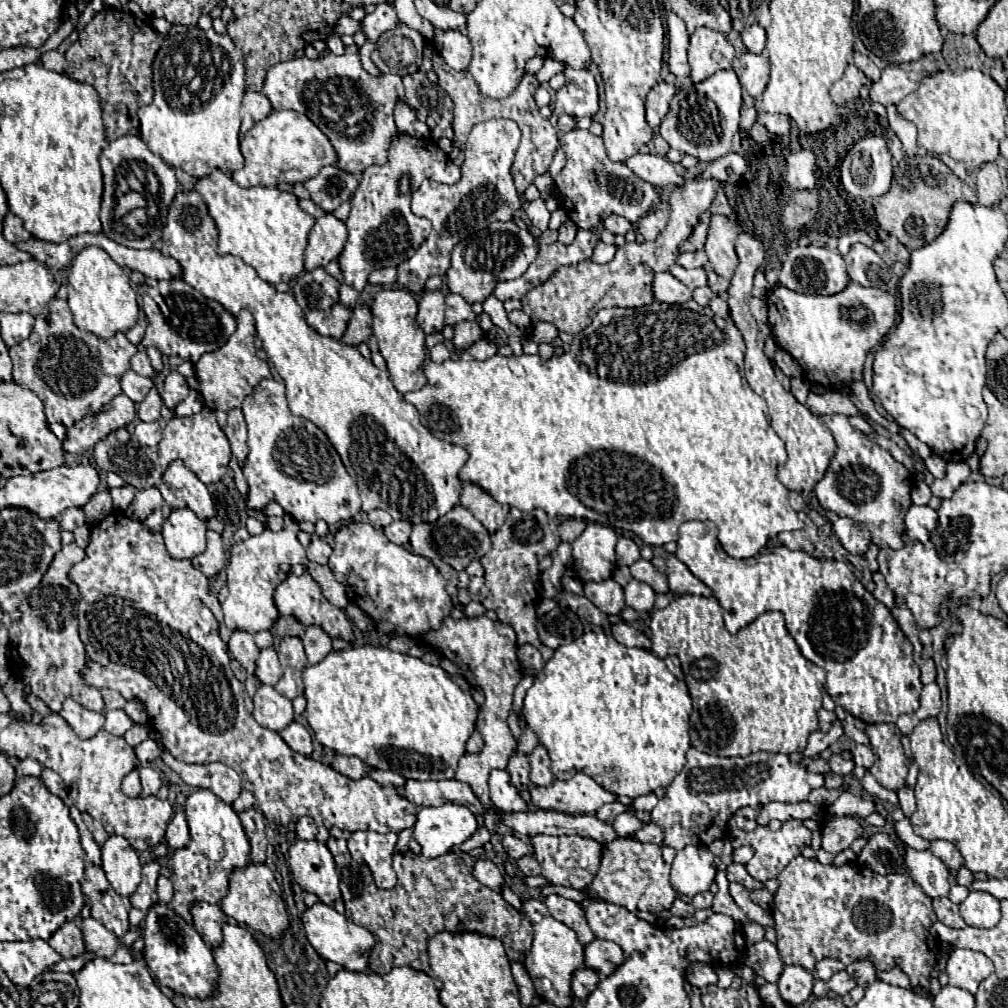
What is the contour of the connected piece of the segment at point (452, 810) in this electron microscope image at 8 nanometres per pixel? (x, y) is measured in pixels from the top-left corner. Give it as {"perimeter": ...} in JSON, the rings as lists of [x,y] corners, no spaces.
{"perimeter":[[[443,804],[437,808],[421,808],[413,826],[413,838],[421,844],[423,856],[437,858],[453,846],[463,844],[477,830],[477,818],[467,806]]]}

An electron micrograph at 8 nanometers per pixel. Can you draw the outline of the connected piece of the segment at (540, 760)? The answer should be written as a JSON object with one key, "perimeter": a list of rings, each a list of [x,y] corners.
{"perimeter":[[[539,744],[539,746],[533,750],[533,754],[529,756],[529,760],[531,760],[531,774],[529,774],[531,782],[533,782],[535,786],[551,786],[555,778],[553,778],[551,770],[549,770],[547,750]]]}

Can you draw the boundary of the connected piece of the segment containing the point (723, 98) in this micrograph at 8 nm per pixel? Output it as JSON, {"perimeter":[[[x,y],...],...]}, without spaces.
{"perimeter":[[[729,70],[715,72],[711,78],[685,84],[669,102],[669,112],[661,122],[661,136],[671,148],[697,158],[699,162],[713,162],[731,152],[731,140],[739,132],[741,84],[737,74]]]}

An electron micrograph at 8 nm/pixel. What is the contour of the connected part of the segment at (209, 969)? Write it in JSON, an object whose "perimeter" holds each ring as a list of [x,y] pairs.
{"perimeter":[[[165,904],[151,906],[145,916],[143,940],[145,940],[143,950],[145,962],[161,986],[171,988],[175,994],[199,1000],[217,994],[219,968],[213,960],[213,952],[197,934],[197,930],[191,924],[187,924],[177,912],[173,912]]]}

